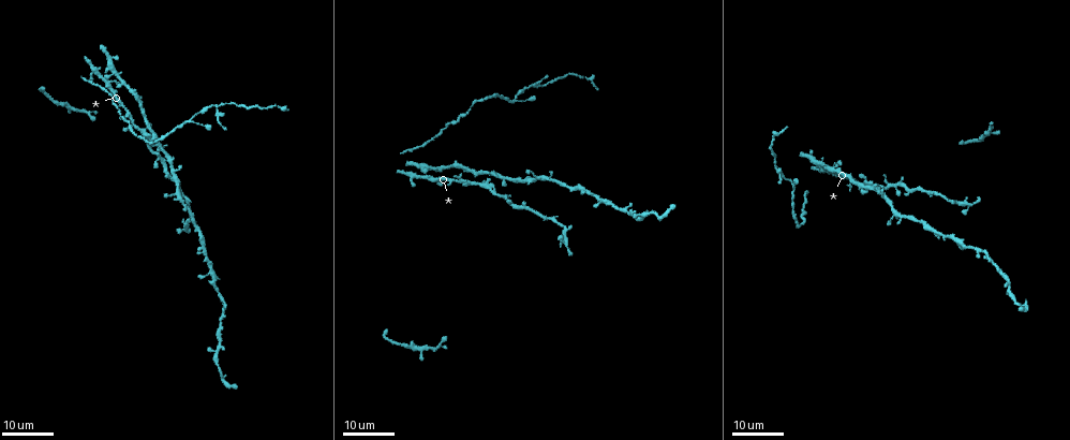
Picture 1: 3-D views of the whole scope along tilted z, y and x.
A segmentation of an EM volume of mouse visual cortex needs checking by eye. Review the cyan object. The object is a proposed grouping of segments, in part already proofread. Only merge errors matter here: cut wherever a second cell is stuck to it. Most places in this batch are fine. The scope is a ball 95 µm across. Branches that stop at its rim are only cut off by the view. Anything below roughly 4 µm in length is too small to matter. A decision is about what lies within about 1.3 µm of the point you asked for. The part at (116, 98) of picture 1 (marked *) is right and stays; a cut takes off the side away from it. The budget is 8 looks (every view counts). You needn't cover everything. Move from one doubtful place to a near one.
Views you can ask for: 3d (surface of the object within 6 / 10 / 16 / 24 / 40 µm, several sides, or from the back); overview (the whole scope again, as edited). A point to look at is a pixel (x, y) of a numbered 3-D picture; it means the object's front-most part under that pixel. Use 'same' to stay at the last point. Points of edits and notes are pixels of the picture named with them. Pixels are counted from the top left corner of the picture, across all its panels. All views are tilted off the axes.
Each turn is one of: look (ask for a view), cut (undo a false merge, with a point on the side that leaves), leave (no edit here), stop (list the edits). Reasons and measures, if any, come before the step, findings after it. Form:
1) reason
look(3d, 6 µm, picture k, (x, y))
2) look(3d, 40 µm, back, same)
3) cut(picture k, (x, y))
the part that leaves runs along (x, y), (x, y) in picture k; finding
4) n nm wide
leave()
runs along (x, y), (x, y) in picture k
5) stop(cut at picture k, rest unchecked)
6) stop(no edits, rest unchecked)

look(3d, 16 µm, picture 1, (487, 185))

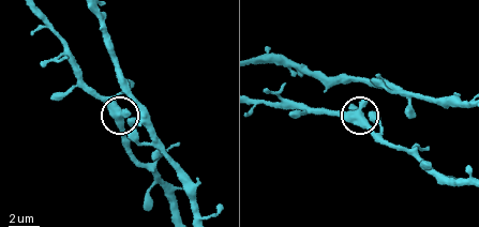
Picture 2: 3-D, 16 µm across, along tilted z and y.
zoom in
look(3d, 6 µm, picture 2, (121, 115))

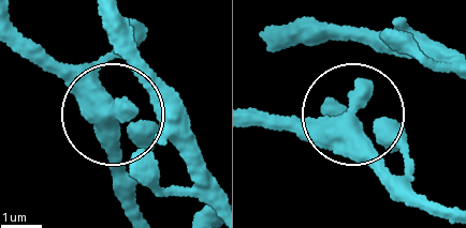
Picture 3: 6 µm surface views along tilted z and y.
440 nm wide
leave()
runs along (255, 121), (348, 115), (355, 146), (401, 197) in picture 3; all the same cell

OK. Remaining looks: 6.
three arms meet
look(3d, 24 µm, picture 1, (85, 111))

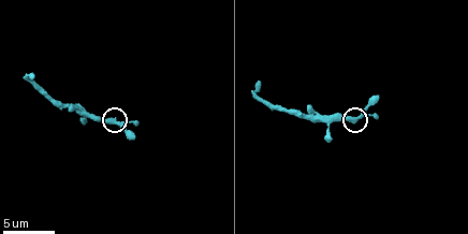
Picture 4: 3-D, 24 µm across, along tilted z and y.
look(3d, 10 µm, picture 4, (356, 118))

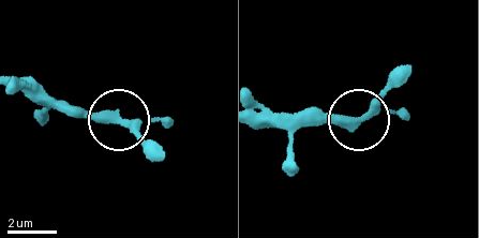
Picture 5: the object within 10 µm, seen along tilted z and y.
310 nm wide
leave()
one cell here

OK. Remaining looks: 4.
three arms meet
look(3d, 16 µm, picture 1, (164, 160))

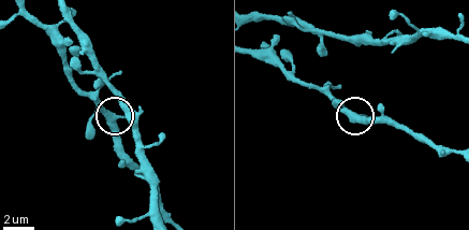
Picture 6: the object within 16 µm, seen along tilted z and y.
closer look
look(3d, 10 µm, picture 6, (354, 120))

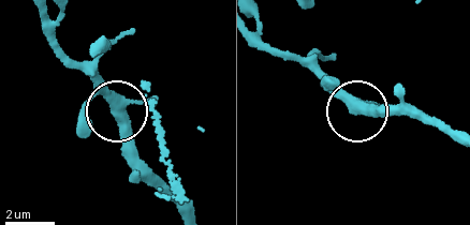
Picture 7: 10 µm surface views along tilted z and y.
350 nm wide
leave()
runs along (256, 41), (299, 58), (349, 107), (381, 107), (409, 119) in picture 7; continuous, no second cell

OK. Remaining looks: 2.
a fork
look(3d, 24 µm, picture 1, (776, 168))

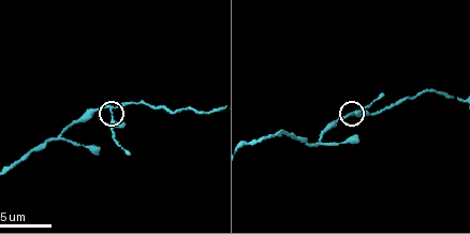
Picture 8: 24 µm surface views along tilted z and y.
look(3d, 6 µm, picture 8, (350, 116))

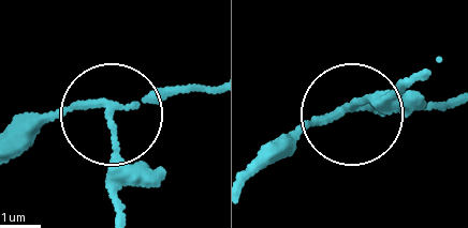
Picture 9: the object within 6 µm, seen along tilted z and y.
cut(picture 9, (121, 172))
the part that leaves runs along (103, 111), (123, 215) in picture 9; two cells meet here

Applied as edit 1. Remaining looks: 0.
stop(cut at picture 9, rest unchecked)

